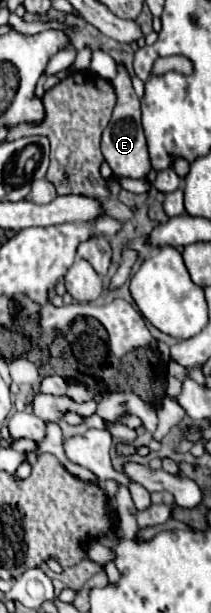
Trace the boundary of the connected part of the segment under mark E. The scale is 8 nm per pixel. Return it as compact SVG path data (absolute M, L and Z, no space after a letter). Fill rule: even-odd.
M117 64L117 76L111 80L115 94L117 94L117 104L113 110L113 118L109 126L103 132L101 140L101 150L105 156L105 162L113 168L117 176L127 176L127 178L145 178L151 172L151 160L149 160L149 150L147 150L147 140L143 134L141 126L141 106L139 106L139 96L133 90L131 76L125 68L125 64Z

